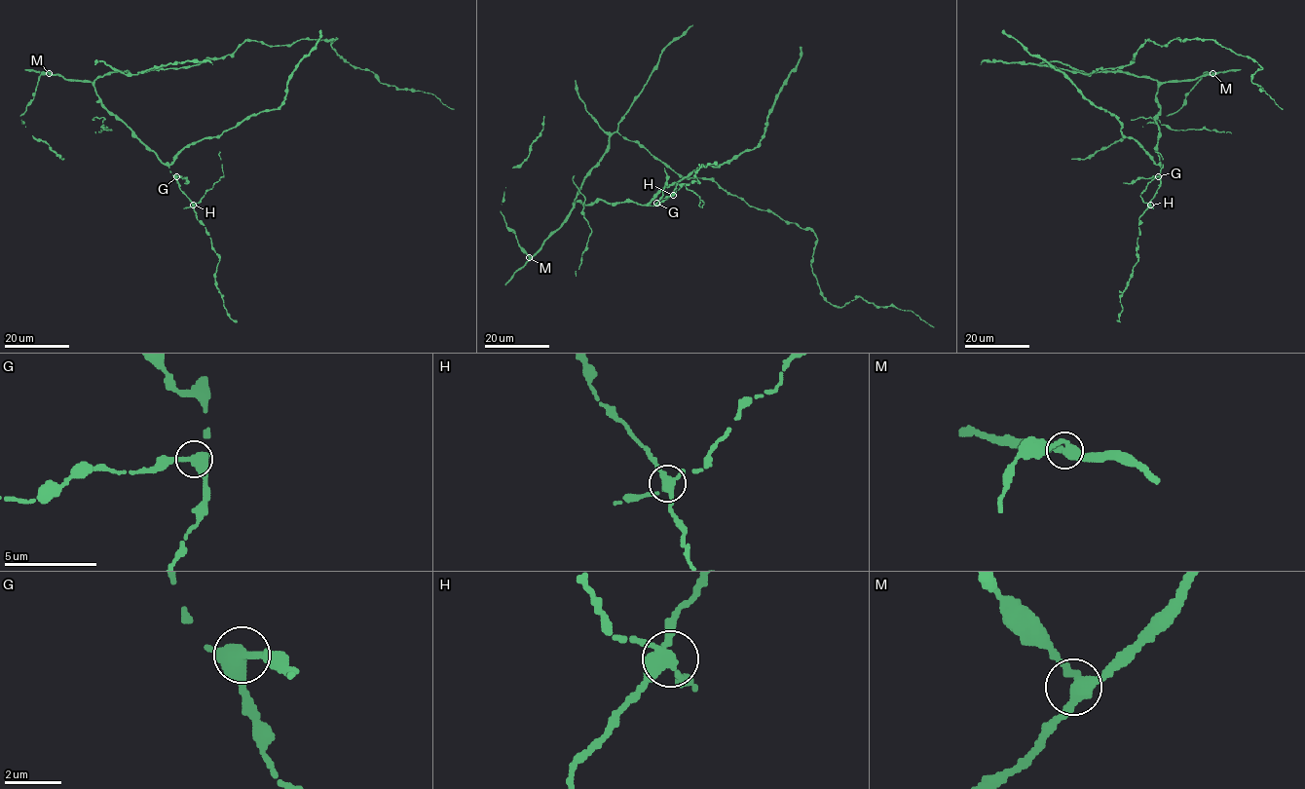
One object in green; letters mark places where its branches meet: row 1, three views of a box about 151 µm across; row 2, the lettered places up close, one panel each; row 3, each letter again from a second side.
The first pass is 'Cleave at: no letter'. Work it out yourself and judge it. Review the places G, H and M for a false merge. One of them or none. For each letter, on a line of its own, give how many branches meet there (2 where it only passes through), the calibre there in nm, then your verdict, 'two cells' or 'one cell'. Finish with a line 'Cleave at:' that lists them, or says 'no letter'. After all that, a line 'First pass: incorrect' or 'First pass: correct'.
G: branches 4; calibre 340 nm; one cell
H: branches 4; calibre 360 nm; two cells
M: branches 3; calibre 360 nm; one cell
Cleave at: H
First pass: incorrect

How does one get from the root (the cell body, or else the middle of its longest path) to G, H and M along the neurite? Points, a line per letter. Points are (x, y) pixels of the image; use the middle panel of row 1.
G: (609, 137), (608, 150), (583, 180), (574, 203), (591, 205), (603, 200), (610, 204), (656, 203)
H: (609, 137), (608, 150), (574, 203), (656, 206), (673, 195)
M: (609, 137), (608, 150), (583, 180), (568, 217), (529, 257)

